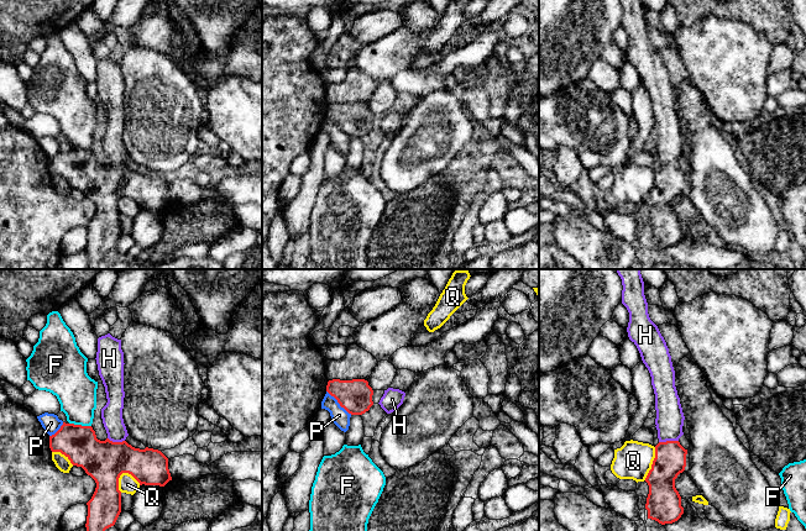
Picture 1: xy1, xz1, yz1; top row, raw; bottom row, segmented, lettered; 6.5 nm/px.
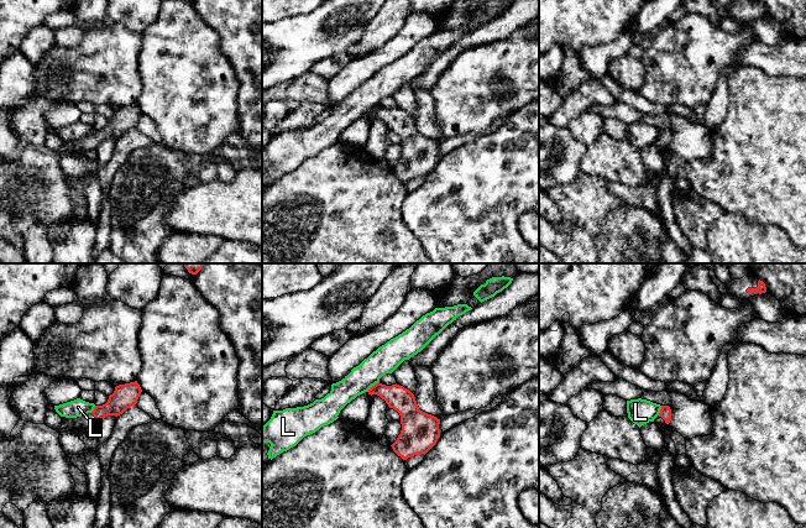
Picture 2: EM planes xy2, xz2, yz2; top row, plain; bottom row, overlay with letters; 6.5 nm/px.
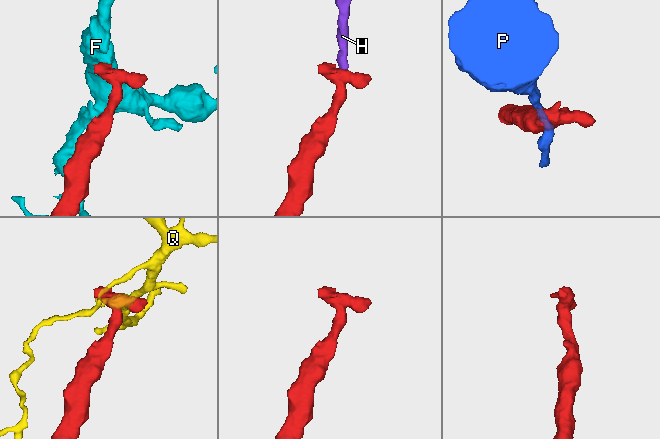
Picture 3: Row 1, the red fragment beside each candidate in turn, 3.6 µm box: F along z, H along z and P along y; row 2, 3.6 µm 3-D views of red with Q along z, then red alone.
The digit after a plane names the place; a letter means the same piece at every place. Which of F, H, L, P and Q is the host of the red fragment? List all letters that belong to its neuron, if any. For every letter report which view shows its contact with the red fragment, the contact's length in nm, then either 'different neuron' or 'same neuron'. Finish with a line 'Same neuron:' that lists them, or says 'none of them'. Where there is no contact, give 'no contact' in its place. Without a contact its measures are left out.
F: meets red in xy1; contact 150 nm long; different neuron
H: meets red in yz1; contact 130 nm long; same neuron
L: meets red in xz2; contact 100 nm long; different neuron
P: meets red in xz1; contact 220 nm long; different neuron
Q: meets red in xy1; contact 160 nm long; different neuron
Same neuron: H

